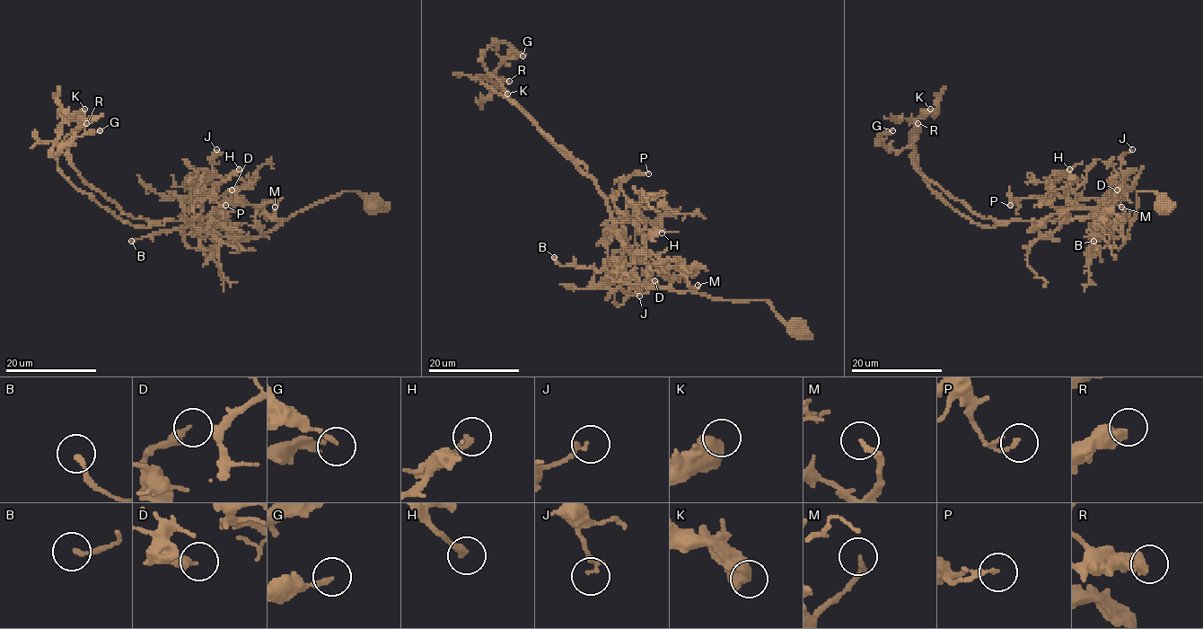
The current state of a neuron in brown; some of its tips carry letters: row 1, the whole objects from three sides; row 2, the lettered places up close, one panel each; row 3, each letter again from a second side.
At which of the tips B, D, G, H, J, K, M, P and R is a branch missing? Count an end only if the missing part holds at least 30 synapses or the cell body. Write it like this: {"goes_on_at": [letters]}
{"goes_on_at": []}

